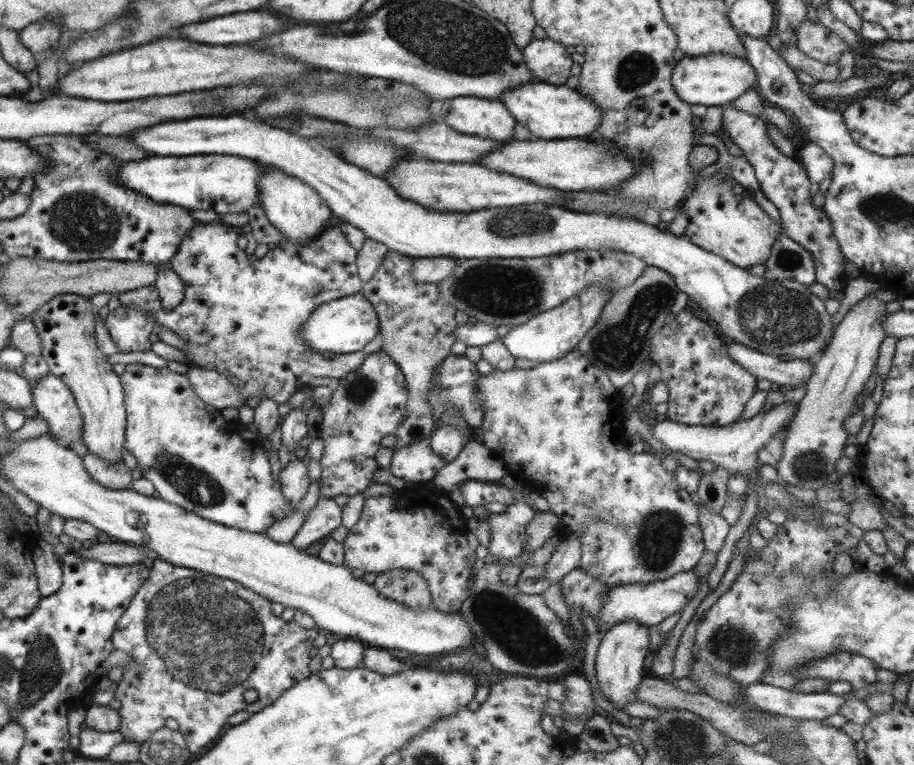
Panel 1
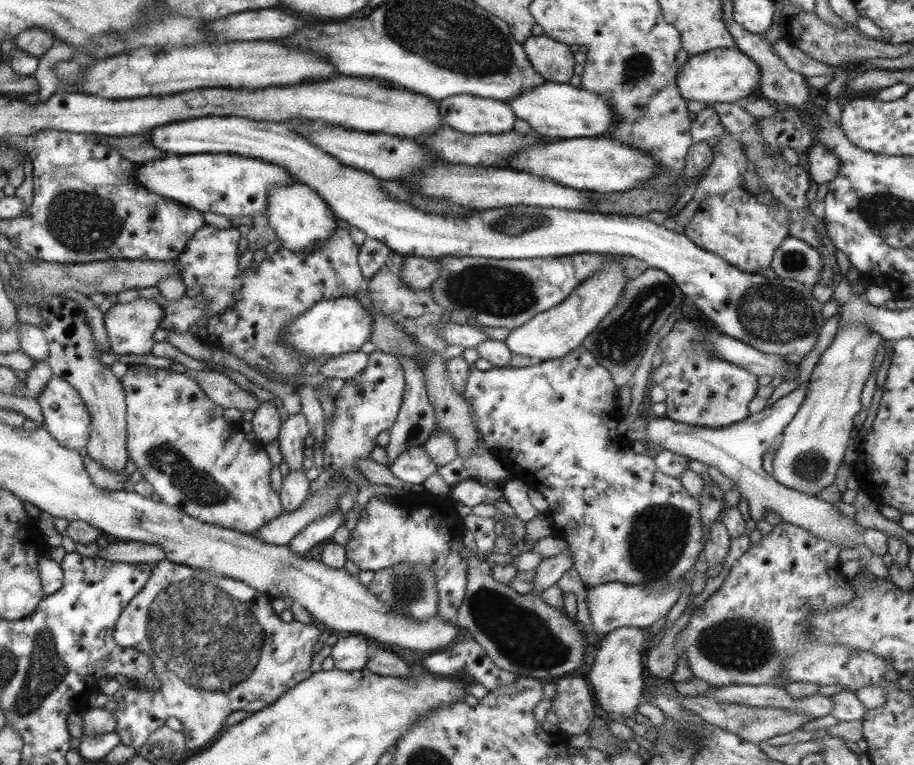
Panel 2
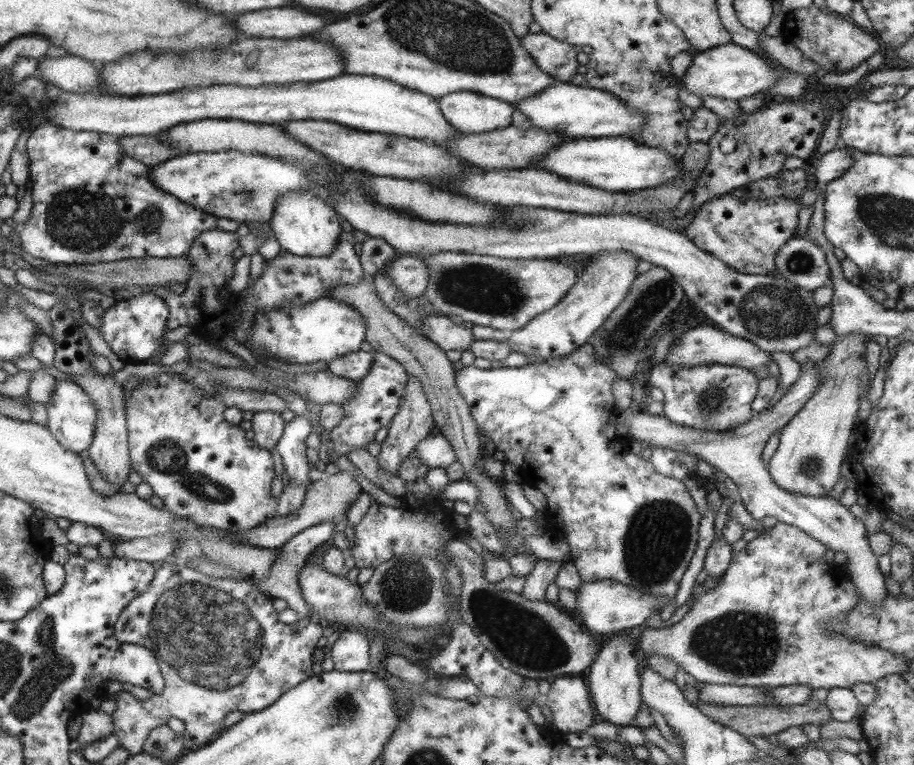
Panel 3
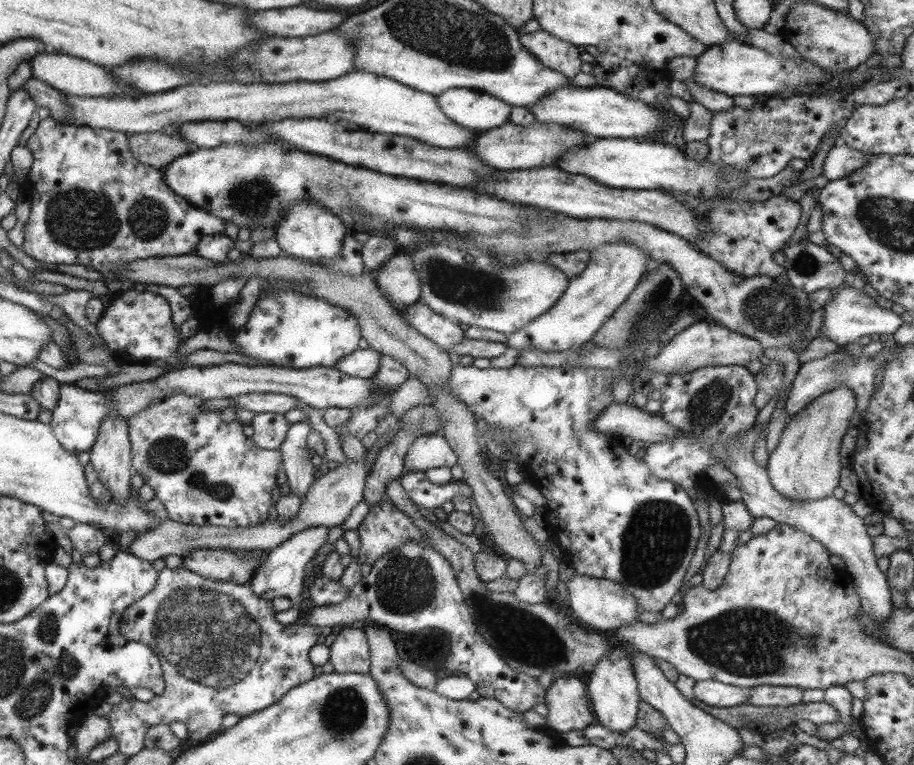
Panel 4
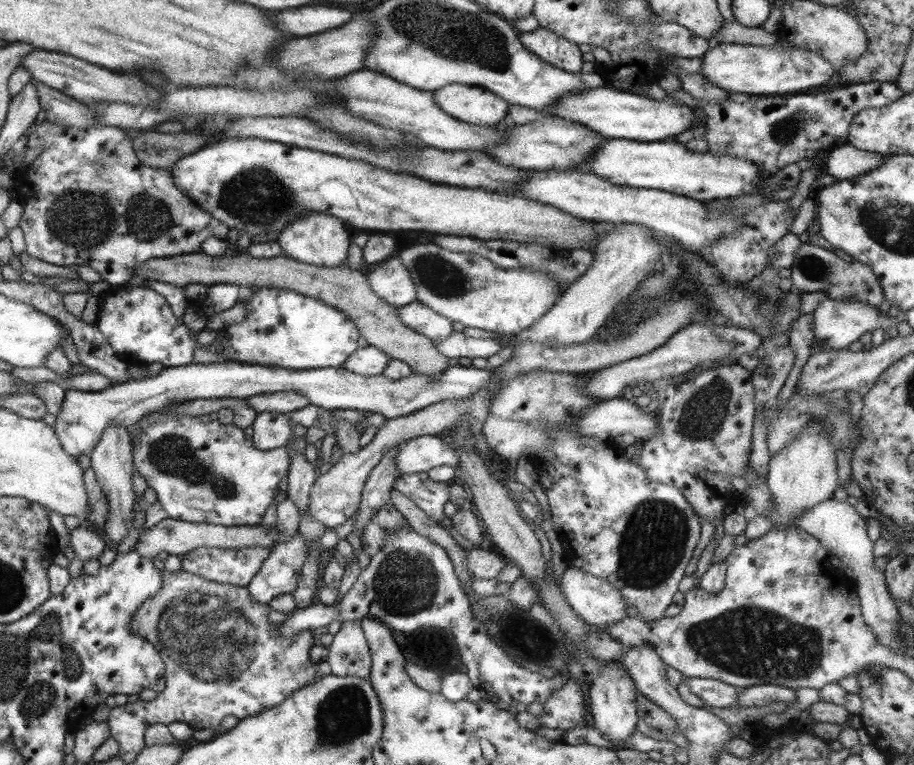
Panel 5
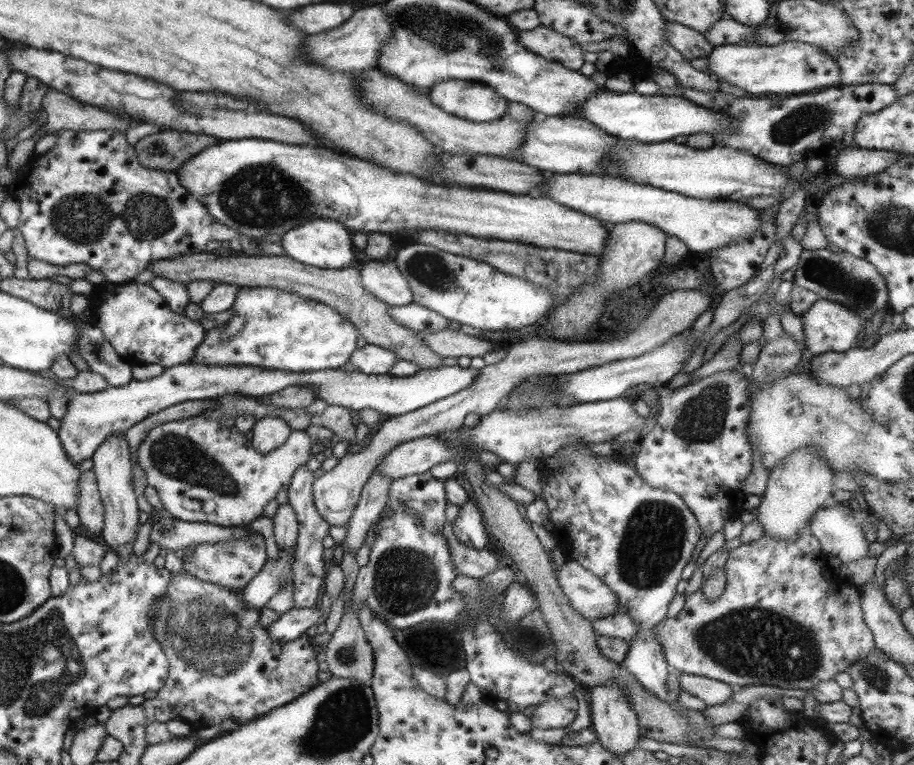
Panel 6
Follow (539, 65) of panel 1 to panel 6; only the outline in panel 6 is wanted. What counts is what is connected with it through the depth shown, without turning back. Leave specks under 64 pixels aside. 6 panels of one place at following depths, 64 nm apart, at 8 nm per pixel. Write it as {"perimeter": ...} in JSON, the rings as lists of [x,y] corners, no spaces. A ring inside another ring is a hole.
{"perimeter":[[[537,26],[533,30],[521,30],[517,40],[527,52],[531,52],[547,62],[561,64],[569,70],[579,72],[579,68],[585,64],[583,62],[585,54],[581,54],[581,48],[577,42],[573,42],[569,36],[563,36],[545,26]]]}

